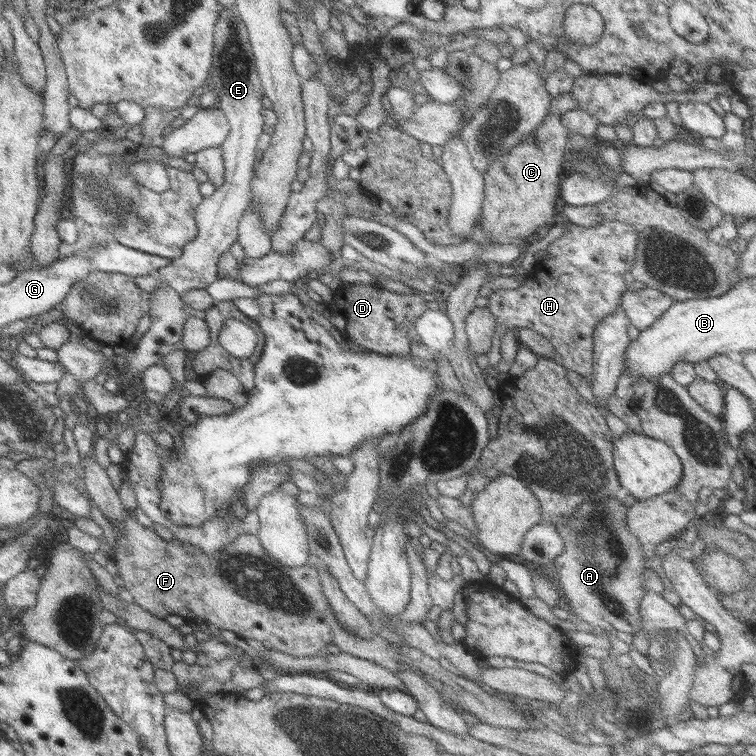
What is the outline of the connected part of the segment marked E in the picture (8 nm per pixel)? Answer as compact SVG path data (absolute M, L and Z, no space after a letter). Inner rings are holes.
M221 7L214 25L213 60L208 85L209 89L217 93L215 108L223 112L229 125L227 136L218 146L224 168L223 182L211 195L202 197L194 209L197 230L195 239L183 246L179 257L171 259L169 264L154 273L156 286L171 288L179 295L187 290L205 289L216 280L217 260L236 242L237 224L250 202L254 154L264 122L260 103L263 93L256 70L253 68L252 50L247 38L247 30L234 7Z

